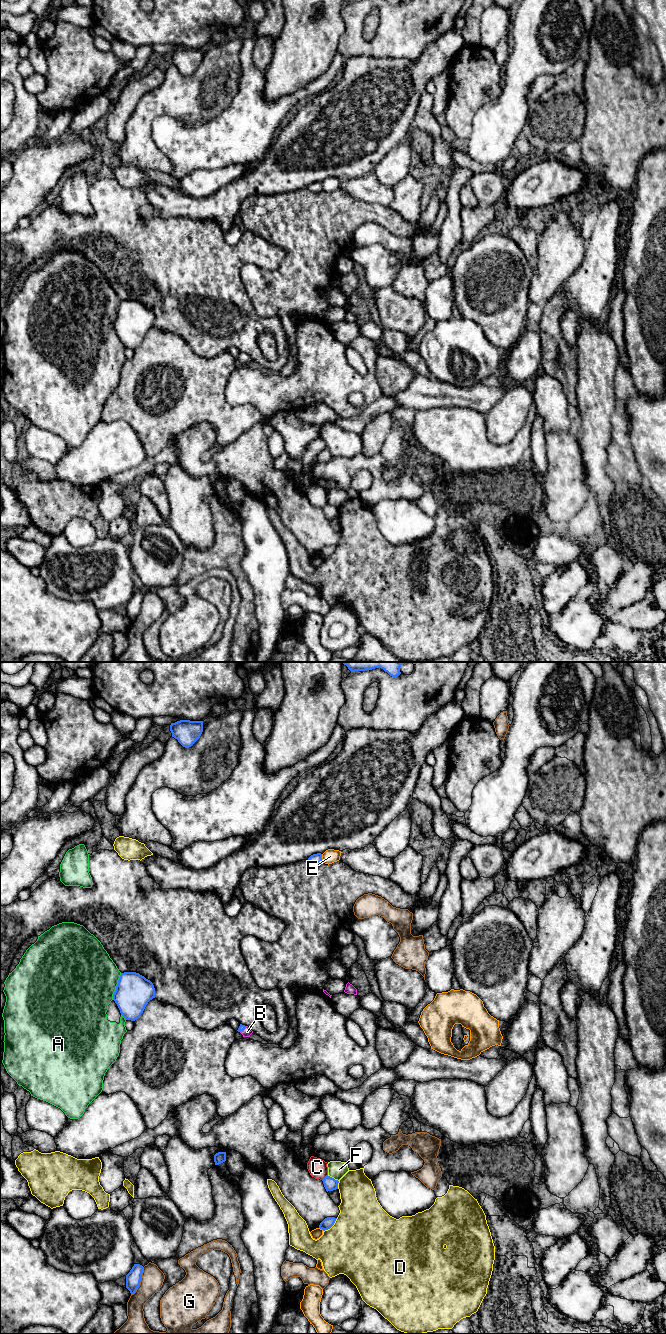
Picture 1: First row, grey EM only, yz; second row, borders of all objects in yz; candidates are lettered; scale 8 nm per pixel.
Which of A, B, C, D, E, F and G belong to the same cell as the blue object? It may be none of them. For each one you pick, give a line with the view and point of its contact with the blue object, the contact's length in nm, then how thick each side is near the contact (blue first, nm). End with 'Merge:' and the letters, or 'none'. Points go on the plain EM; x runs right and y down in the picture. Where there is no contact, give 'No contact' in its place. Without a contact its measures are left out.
B: Touches blue at yz (243, 357). Shared border 70 nm. Thickness 50 nm (blue) against 70 nm
Merge: B

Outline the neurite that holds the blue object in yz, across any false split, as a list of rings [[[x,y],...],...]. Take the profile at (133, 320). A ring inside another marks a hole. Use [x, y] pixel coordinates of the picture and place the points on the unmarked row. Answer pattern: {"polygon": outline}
{"polygon": [[[136,300],[121,301],[113,328],[125,348],[137,348],[153,326],[155,316],[150,308]]]}

